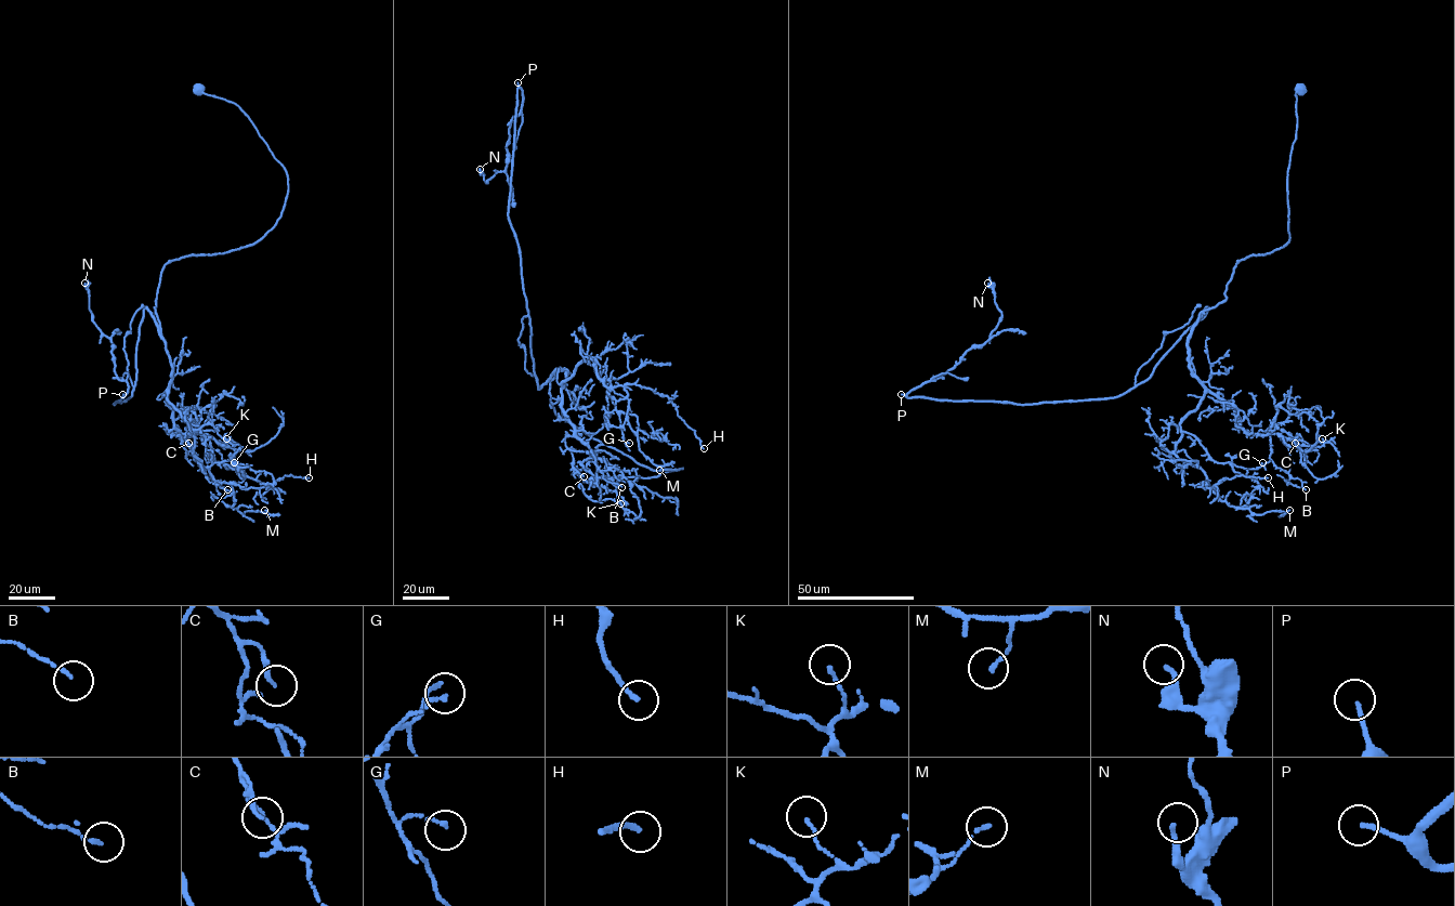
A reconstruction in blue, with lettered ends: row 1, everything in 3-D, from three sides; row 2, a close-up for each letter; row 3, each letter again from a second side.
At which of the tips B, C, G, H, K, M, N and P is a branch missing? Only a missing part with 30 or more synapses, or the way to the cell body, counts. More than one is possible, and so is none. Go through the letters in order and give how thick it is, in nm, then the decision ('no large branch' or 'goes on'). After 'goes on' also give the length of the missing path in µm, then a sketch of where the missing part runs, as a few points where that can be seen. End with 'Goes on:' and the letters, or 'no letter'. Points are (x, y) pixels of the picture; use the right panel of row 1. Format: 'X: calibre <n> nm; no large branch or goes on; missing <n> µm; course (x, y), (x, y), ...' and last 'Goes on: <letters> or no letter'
B: calibre 120 nm; no large branch
C: calibre 150 nm; no large branch
G: calibre 130 nm; no large branch
H: calibre 190 nm; no large branch
K: calibre 120 nm; no large branch
M: calibre 130 nm; no large branch
N: calibre 200 nm; no large branch
P: calibre 150 nm; goes on; missing 100 µm
Goes on: P

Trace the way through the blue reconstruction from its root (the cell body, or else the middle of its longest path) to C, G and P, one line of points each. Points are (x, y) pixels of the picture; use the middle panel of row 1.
C: (593, 481), (683, 469), (652, 470), (558, 415), (549, 382), (559, 368), (574, 431), (564, 441), (584, 476)
G: (593, 481), (683, 469), (652, 470), (558, 415), (559, 368), (563, 385), (582, 360), (594, 367), (629, 443)
P: (593, 481), (683, 469), (652, 470), (560, 417), (550, 406), (555, 370), (538, 388), (508, 218), (518, 82)

